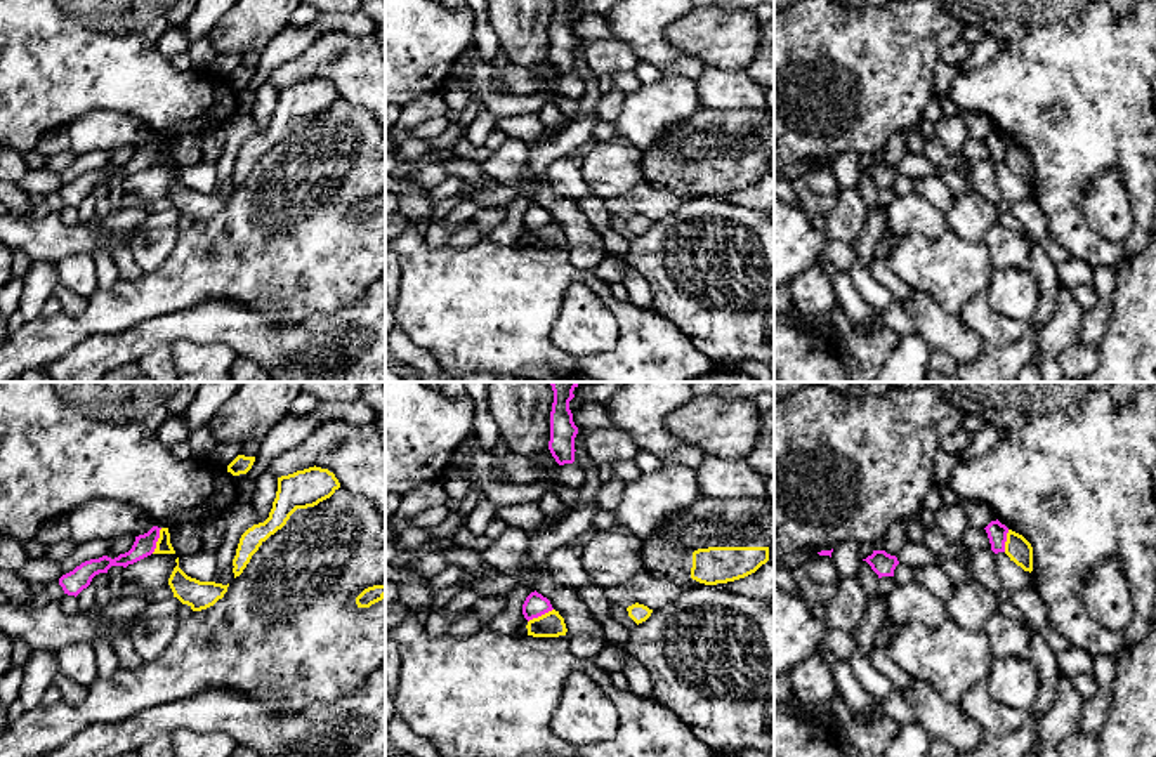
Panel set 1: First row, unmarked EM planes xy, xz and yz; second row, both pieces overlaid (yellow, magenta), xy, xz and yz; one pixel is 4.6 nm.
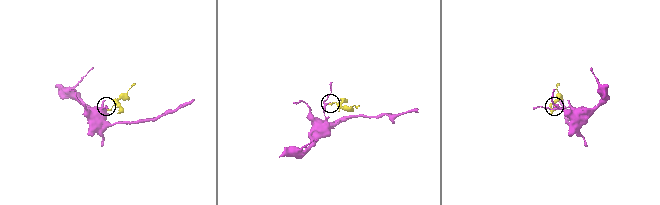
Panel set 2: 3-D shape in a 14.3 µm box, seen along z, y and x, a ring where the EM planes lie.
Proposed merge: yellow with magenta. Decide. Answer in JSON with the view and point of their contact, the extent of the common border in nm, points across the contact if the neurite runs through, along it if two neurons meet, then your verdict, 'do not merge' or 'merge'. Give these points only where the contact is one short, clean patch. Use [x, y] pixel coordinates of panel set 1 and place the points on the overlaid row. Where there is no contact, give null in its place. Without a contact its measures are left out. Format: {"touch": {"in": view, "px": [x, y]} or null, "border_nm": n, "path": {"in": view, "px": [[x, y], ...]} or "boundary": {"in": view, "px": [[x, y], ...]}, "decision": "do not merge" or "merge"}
{"touch": {"in": "xy", "px": [158, 540]}, "border_nm": 130, "boundary": {"in": "xy", "px": [[162, 528], [157, 547], [151, 552]]}, "decision": "do not merge"}

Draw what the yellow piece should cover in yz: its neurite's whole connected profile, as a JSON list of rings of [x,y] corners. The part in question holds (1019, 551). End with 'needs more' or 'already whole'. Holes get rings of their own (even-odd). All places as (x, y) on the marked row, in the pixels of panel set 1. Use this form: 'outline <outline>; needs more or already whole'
outline [[[1008,530],[1005,554],[1024,571],[1033,571],[1033,547],[1022,535]]]; already whole

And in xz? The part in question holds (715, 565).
outline [[[701,497],[642,540],[640,556],[658,580],[727,583],[755,573],[774,543],[774,500]]]; needs more

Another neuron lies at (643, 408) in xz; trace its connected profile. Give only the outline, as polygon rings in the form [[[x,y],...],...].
[[[625,382],[604,406],[611,413],[611,427],[628,431],[639,446],[667,460],[682,441],[668,429],[668,417],[694,398],[691,382]]]

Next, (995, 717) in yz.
[[[981,681],[969,688],[960,705],[988,733],[993,733],[996,736],[1008,736],[1019,731],[1028,719],[1026,712],[1005,707],[996,701],[989,694],[986,681]]]

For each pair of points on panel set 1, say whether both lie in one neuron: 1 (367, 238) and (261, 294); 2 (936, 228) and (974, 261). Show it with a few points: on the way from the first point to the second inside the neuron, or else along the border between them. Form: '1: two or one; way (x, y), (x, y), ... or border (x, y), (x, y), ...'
1: one; way (341, 256), (299, 256), (287, 268)
2: two; border (948, 230), (931, 238), (920, 235), (905, 236)

